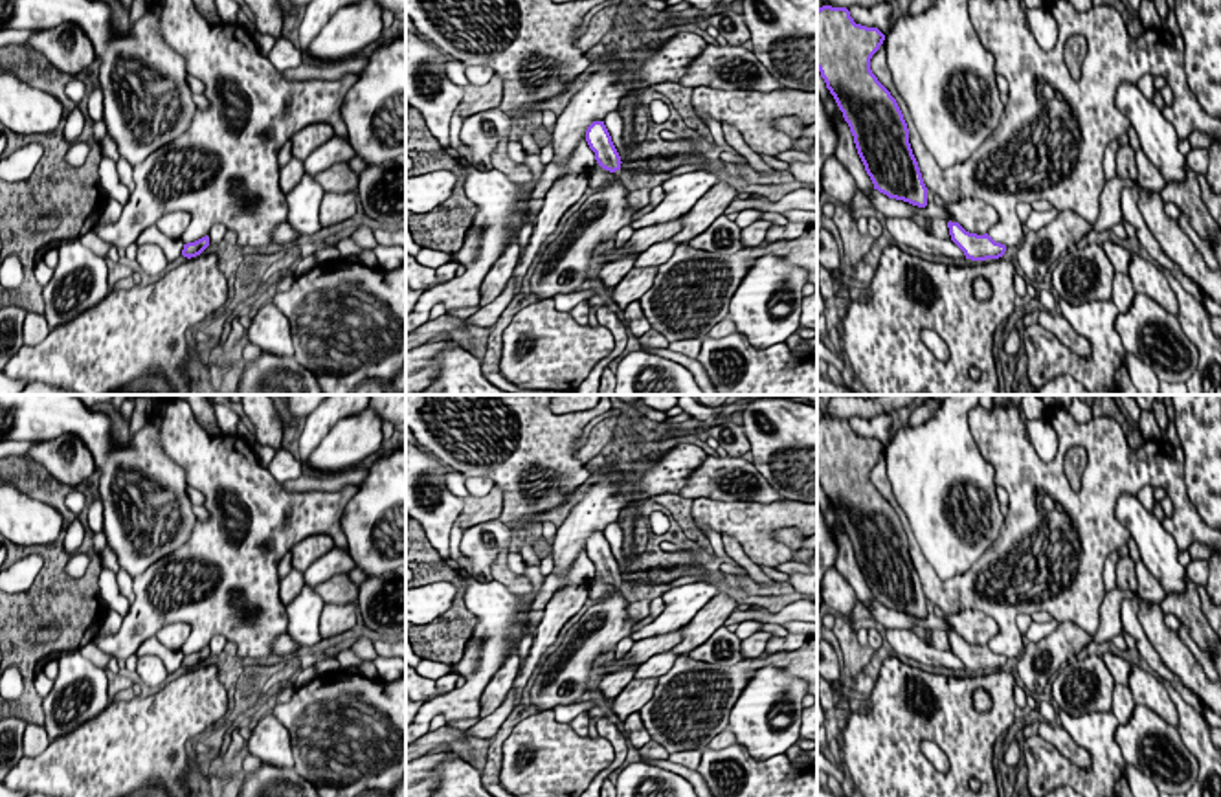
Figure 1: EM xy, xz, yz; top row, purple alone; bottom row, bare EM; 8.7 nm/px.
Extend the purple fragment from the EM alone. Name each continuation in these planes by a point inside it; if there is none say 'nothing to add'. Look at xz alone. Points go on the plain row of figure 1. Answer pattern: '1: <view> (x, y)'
1: xz (564, 676)

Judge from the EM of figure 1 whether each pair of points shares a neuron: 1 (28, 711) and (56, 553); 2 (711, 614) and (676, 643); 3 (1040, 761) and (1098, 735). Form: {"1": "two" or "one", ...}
{"1": "one", "2": "one", "3": "one"}

